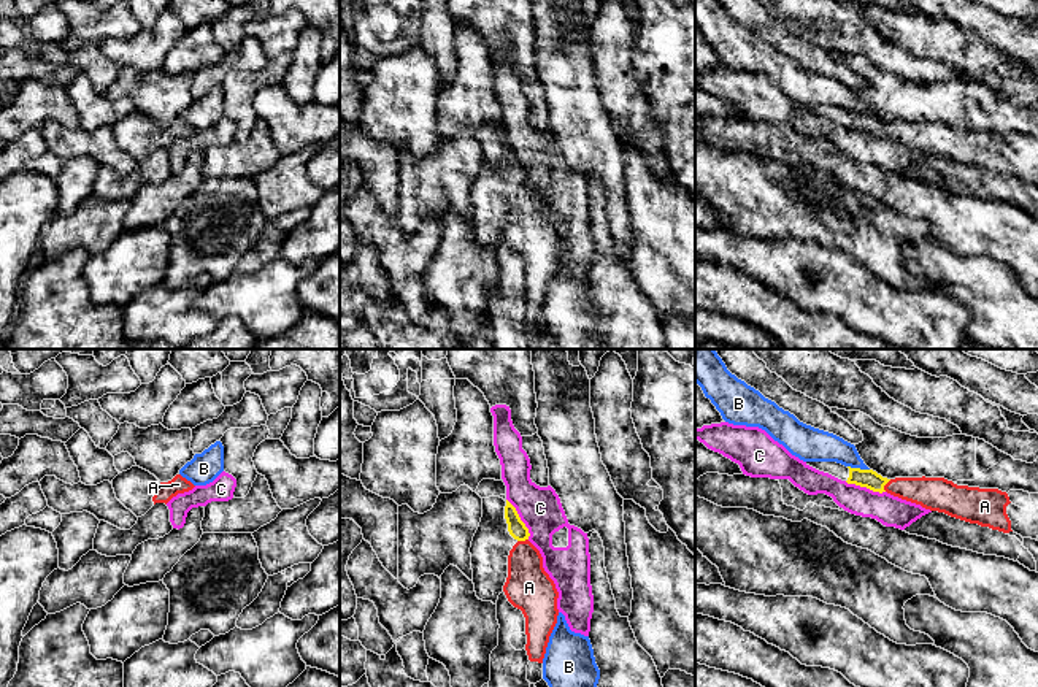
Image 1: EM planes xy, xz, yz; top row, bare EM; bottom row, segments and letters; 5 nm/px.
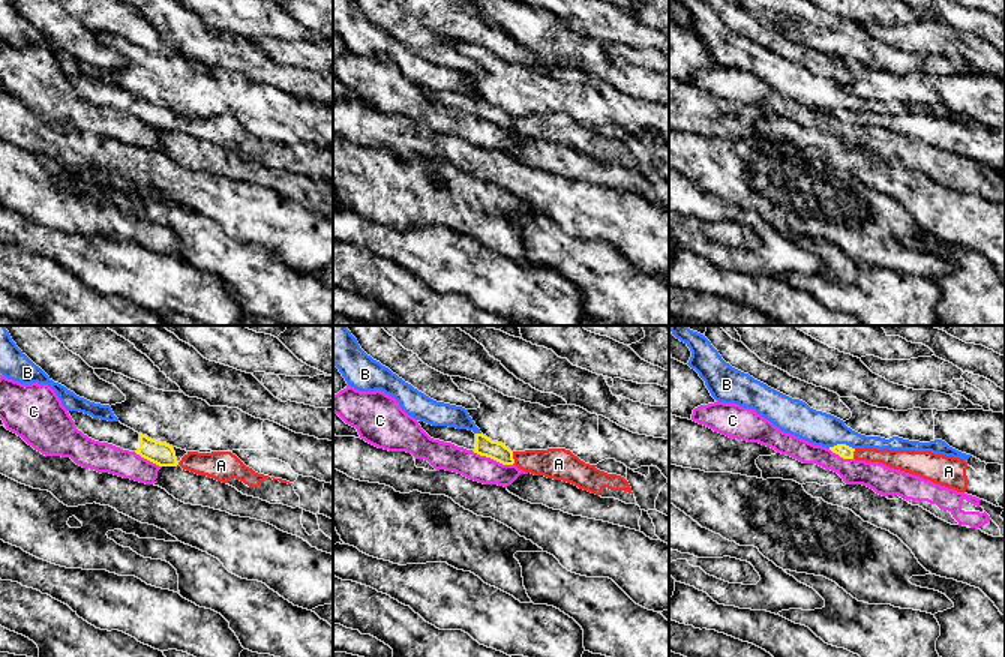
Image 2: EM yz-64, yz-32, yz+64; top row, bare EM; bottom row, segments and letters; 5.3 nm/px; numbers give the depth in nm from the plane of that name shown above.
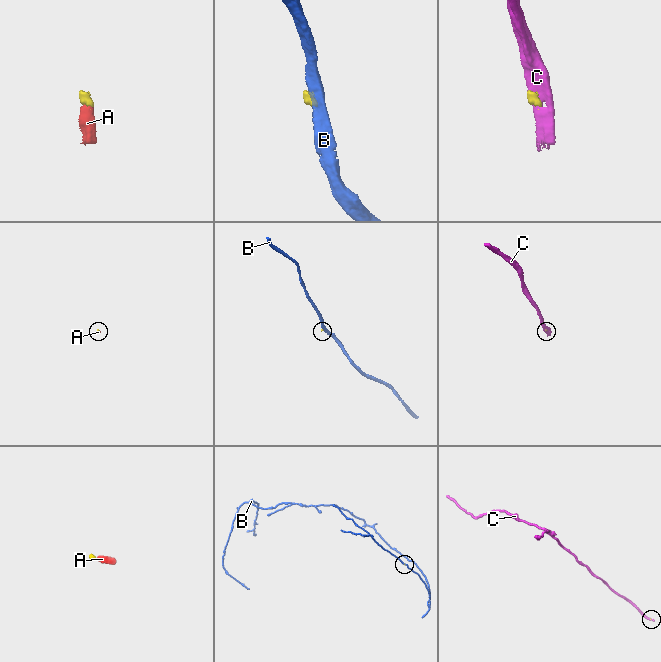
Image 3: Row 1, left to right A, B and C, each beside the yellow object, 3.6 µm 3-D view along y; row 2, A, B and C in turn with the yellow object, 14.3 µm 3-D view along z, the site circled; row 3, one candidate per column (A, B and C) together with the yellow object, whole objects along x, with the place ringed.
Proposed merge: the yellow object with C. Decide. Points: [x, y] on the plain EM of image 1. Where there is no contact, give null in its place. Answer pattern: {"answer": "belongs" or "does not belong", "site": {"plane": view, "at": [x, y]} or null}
{"answer": "does not belong", "site": {"plane": "xz", "at": [519, 164]}}

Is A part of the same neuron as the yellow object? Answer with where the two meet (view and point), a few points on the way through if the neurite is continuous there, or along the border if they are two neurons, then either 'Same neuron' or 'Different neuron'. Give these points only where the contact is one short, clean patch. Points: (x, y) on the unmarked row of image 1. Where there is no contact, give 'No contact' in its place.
Touches yellow at yz (884, 129). Path across: yz (865, 122), (884, 129), (932, 138). Same neuron

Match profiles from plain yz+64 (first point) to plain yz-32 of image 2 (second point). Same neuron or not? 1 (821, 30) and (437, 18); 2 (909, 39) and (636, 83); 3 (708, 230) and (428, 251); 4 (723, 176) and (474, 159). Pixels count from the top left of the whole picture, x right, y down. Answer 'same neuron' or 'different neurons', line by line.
1: same neuron
2: same neuron
3: same neuron
4: different neurons

